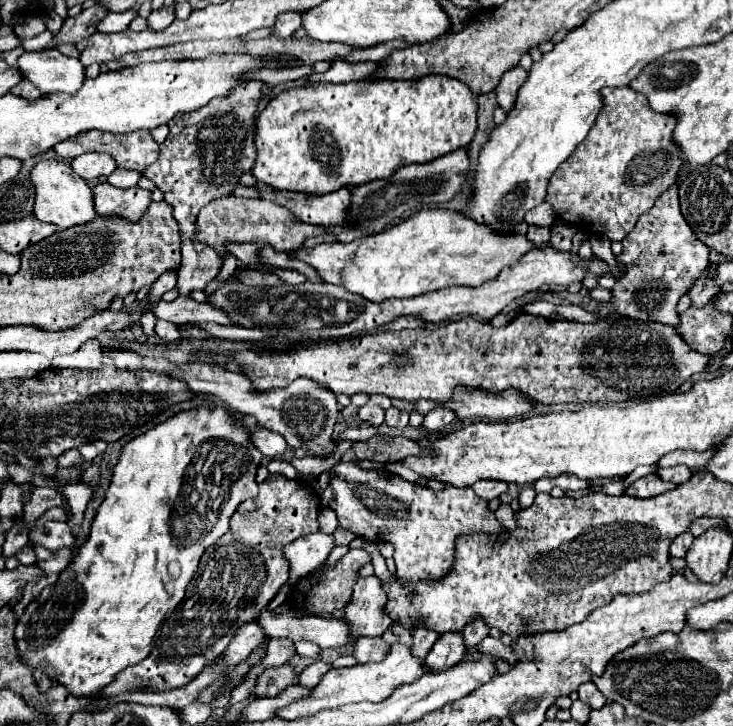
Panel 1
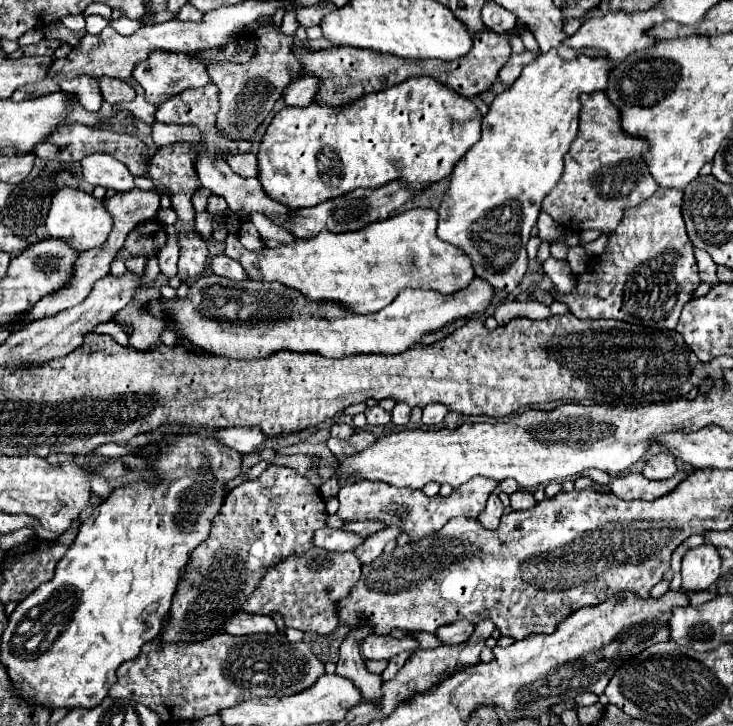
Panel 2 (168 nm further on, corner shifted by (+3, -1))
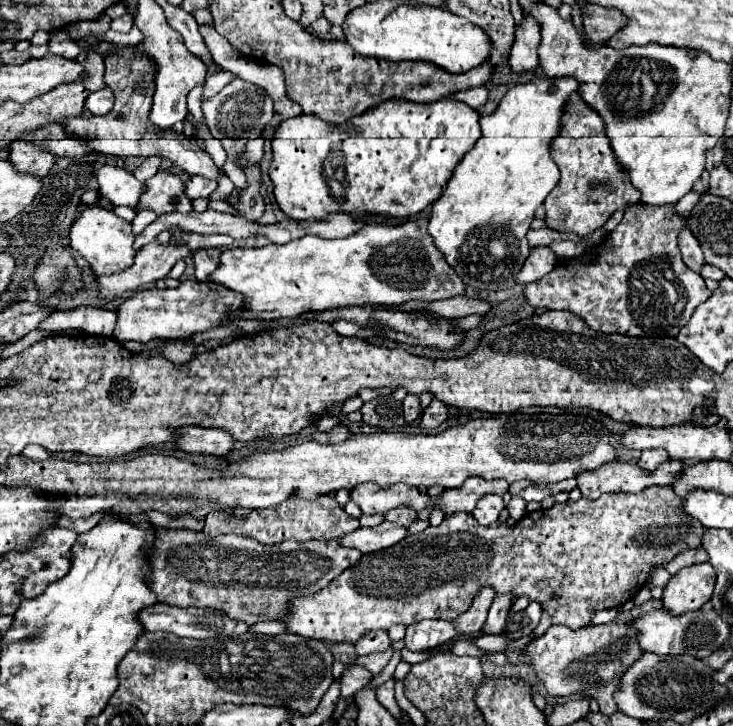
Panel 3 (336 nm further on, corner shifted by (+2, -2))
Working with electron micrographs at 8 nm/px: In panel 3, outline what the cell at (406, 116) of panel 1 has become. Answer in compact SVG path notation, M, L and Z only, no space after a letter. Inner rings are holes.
M451 98L429 104L389 100L357 116L351 124L357 132L341 132L339 126L329 126L329 122L323 122L313 114L301 114L283 120L277 128L269 174L275 184L275 200L291 220L325 220L329 214L337 212L393 218L419 214L443 194L453 170L463 160L463 154L467 154L481 136L479 112Z

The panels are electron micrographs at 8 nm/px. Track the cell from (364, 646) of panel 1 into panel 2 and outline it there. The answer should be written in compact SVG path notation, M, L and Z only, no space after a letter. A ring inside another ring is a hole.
M408 633L402 639L392 639L390 635L368 635L362 641L362 653L366 659L392 659L394 655L398 655L400 651L408 651L408 649L416 649L418 643L414 641L414 637Z

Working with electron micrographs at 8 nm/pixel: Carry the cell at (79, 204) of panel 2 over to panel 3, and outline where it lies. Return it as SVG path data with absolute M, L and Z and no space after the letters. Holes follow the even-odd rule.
M85 206L81 218L75 218L69 228L69 240L71 240L71 248L91 264L97 276L117 274L121 270L127 270L133 264L135 236L133 236L131 224L99 206Z

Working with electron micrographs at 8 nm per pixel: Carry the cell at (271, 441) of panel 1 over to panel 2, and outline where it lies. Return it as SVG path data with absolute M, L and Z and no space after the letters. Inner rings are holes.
M228 427L228 429L218 431L216 437L218 437L224 445L236 449L236 451L242 453L242 455L258 451L258 449L264 445L264 441L268 439L268 437L266 437L264 433L260 433L260 429L256 429L256 427Z

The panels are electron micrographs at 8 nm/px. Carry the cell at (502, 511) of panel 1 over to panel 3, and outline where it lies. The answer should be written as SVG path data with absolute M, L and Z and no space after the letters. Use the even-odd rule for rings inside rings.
M483 496L477 502L477 506L475 506L475 510L471 514L481 526L489 526L489 524L497 522L503 508L505 508L505 502L503 502L501 496Z

